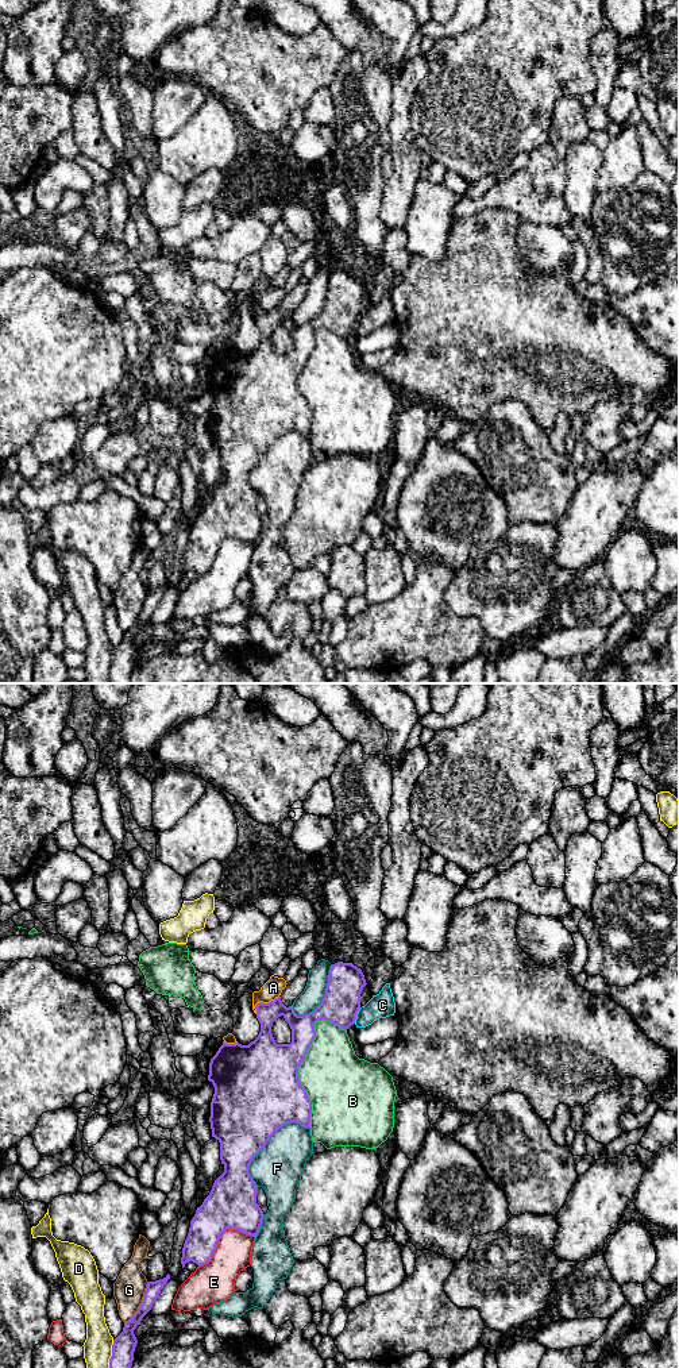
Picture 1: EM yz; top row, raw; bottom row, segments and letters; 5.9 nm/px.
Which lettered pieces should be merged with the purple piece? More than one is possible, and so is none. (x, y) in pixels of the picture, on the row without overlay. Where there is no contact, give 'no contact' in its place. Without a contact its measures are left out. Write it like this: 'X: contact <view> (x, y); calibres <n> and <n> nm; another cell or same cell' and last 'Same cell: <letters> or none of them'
A: contact yz (262, 311); calibres 130 and 110 nm; another cell
B: contact yz (297, 380); calibres 500 and 380 nm; another cell
C: contact yz (355, 324); calibres 220 and 150 nm; another cell
D: contact yz (111, 666); calibres 140 and 180 nm; another cell
E: contact yz (219, 546); calibres 300 and 220 nm; another cell
F: contact yz (266, 451); calibres 440 and 300 nm; another cell
G: contact yz (141, 612); calibres 120 and 190 nm; another cell
Same cell: none of them

